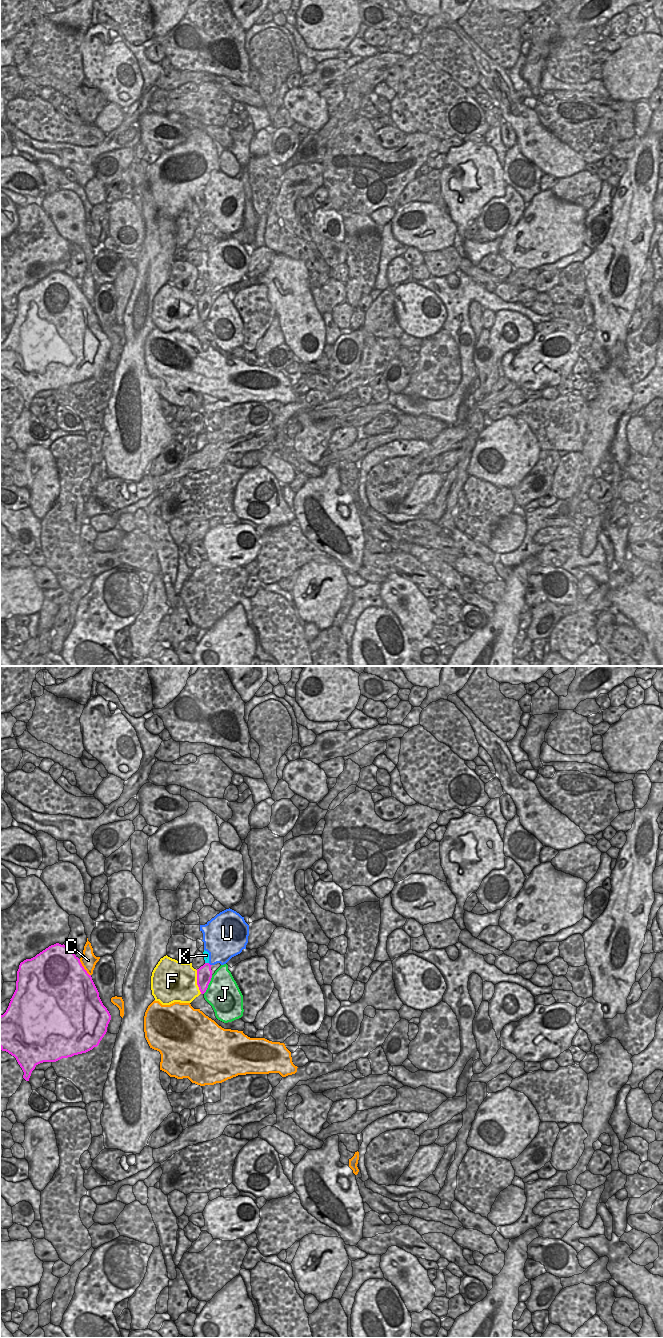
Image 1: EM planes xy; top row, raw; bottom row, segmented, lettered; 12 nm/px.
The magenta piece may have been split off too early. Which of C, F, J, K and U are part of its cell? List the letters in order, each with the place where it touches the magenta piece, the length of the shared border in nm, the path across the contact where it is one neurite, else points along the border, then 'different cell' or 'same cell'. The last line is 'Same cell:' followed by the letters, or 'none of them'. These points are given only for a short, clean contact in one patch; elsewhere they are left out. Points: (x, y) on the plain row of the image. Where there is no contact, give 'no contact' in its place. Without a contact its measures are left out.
C: xy (83, 295) | 240 nm | different cell
F: xy (197, 310) | 300 nm | different cell
J: xy (208, 312) | 260 nm | different cell
K: xy (207, 291) | 50 nm | along xy (205, 290), (208, 291) | different cell
U: xy (209, 292) | 60 nm | along xy (208, 291), (211, 293) | different cell
Same cell: none of them

